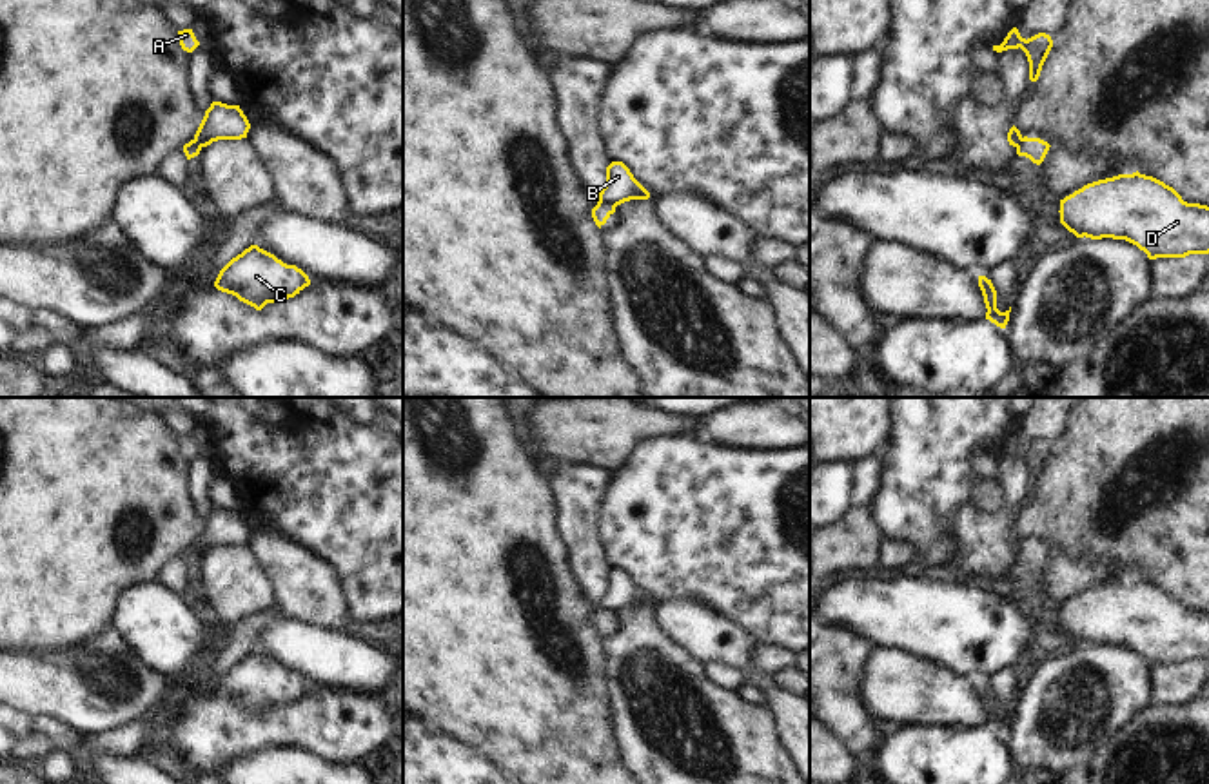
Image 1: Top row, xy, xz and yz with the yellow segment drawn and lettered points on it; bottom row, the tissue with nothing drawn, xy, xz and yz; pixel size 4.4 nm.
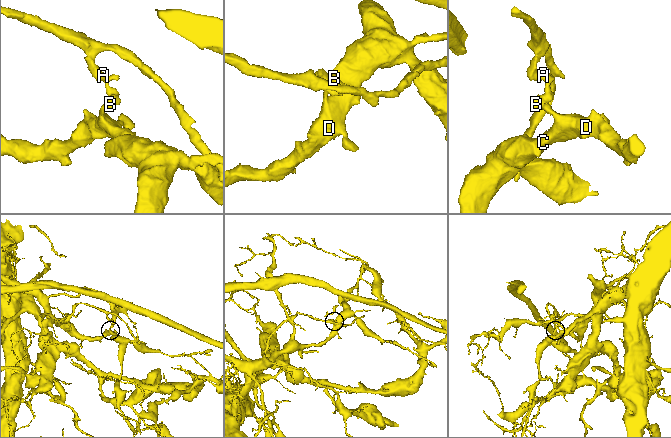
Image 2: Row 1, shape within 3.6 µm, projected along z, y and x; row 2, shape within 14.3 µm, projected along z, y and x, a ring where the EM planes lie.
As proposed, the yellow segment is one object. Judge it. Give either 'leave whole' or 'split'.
split

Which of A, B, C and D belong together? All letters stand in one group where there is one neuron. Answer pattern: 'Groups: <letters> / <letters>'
Groups: A B / C D

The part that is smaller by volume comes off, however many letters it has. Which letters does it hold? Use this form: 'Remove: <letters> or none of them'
Remove: C, D

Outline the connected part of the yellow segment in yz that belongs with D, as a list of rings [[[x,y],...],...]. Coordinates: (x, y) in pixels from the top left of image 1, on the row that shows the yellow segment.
[[[1138,171],[1084,185],[1060,200],[1058,212],[1060,223],[1076,238],[1125,240],[1149,260],[1209,254],[1209,207],[1184,201],[1173,187]]]

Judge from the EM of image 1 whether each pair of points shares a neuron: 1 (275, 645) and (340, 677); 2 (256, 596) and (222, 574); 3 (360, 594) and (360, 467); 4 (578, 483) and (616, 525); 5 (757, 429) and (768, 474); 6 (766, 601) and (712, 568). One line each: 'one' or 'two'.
1: one
2: one
3: one
4: two
5: two
6: one

